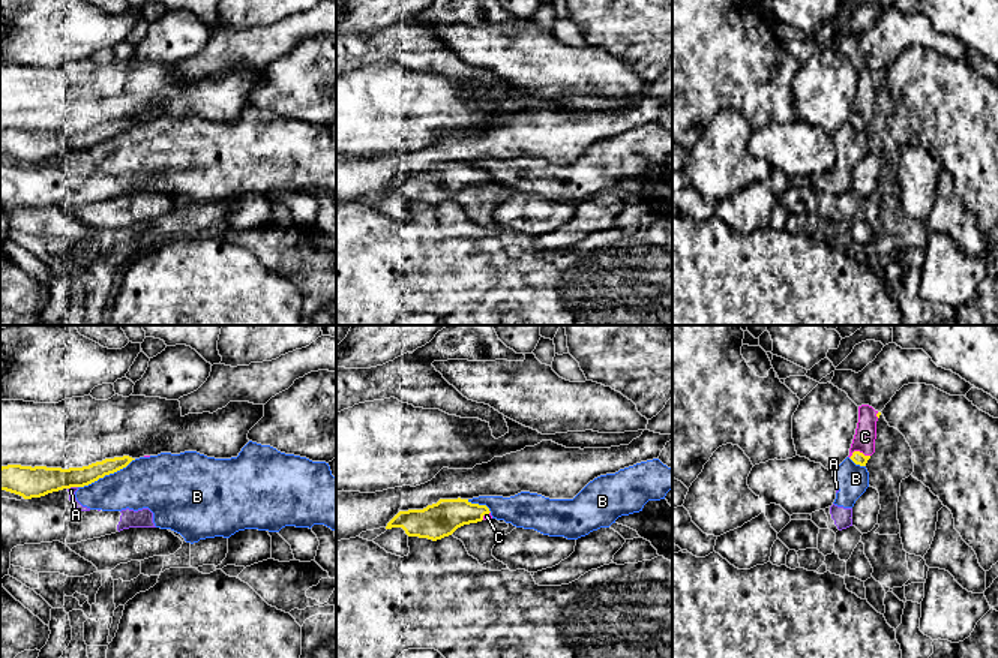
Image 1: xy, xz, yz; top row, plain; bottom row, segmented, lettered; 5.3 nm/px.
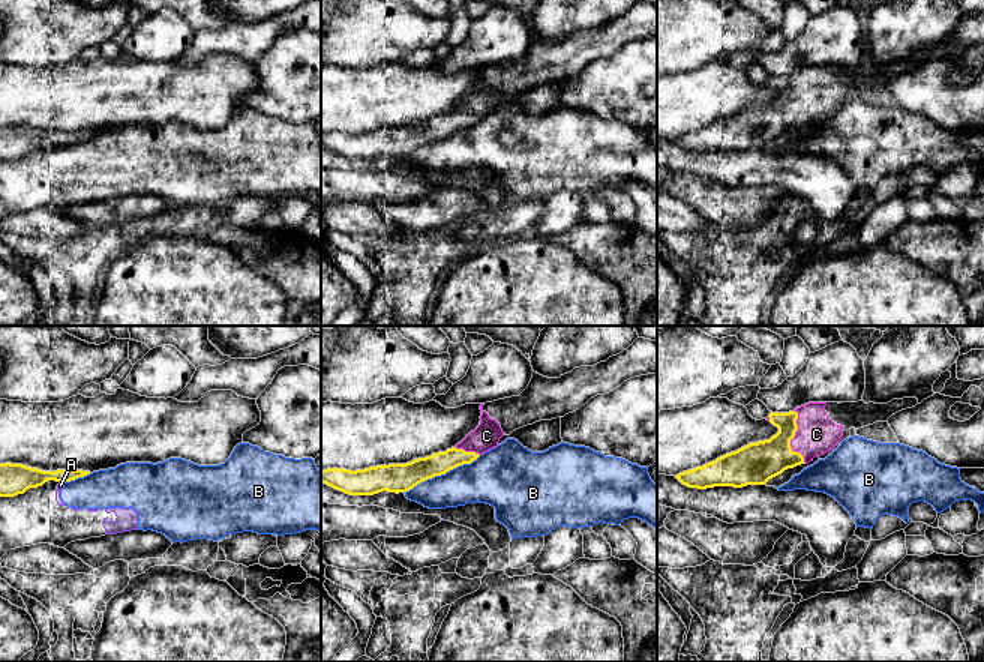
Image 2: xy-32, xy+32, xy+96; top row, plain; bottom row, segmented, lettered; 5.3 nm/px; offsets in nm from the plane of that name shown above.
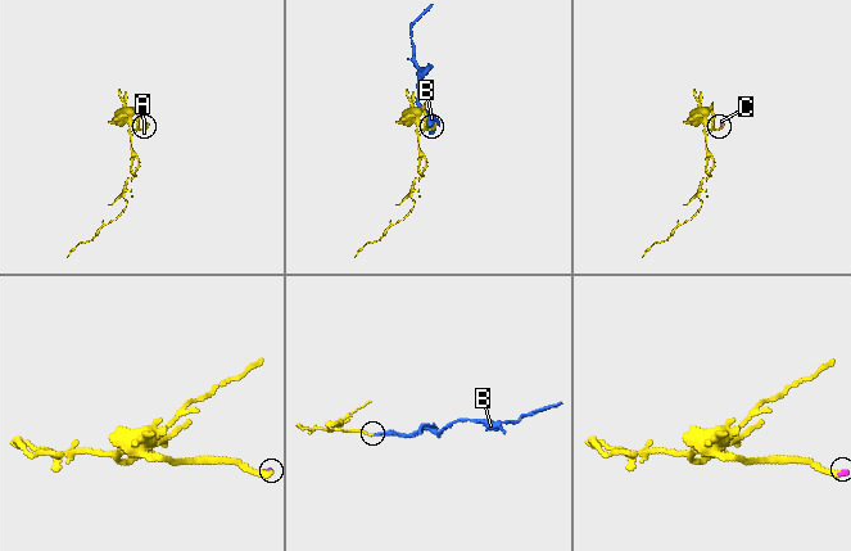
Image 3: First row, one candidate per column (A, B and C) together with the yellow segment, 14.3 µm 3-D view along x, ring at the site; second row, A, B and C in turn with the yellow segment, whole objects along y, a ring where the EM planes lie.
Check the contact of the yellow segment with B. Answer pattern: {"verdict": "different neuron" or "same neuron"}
{"verdict": "different neuron"}

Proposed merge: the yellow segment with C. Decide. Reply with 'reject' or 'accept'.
accept

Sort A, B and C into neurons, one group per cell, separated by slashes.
A B / C

